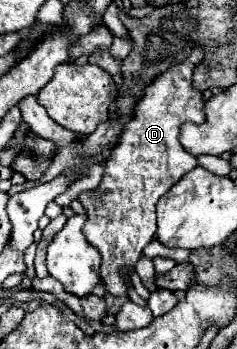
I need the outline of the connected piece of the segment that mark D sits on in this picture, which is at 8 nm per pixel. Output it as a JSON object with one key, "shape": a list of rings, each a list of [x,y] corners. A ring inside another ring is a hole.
{"shape":[[[194,48],[188,60],[160,74],[160,78],[144,90],[144,98],[136,106],[132,122],[124,128],[120,142],[106,160],[106,174],[98,192],[108,194],[98,202],[92,202],[92,192],[82,192],[78,196],[88,210],[84,236],[102,256],[98,272],[106,292],[112,296],[128,296],[132,288],[130,272],[136,270],[138,260],[144,256],[144,248],[156,238],[158,200],[198,164],[198,158],[184,150],[178,134],[182,122],[202,124],[206,120],[204,98],[192,88],[192,70],[200,60],[202,50]]]}

